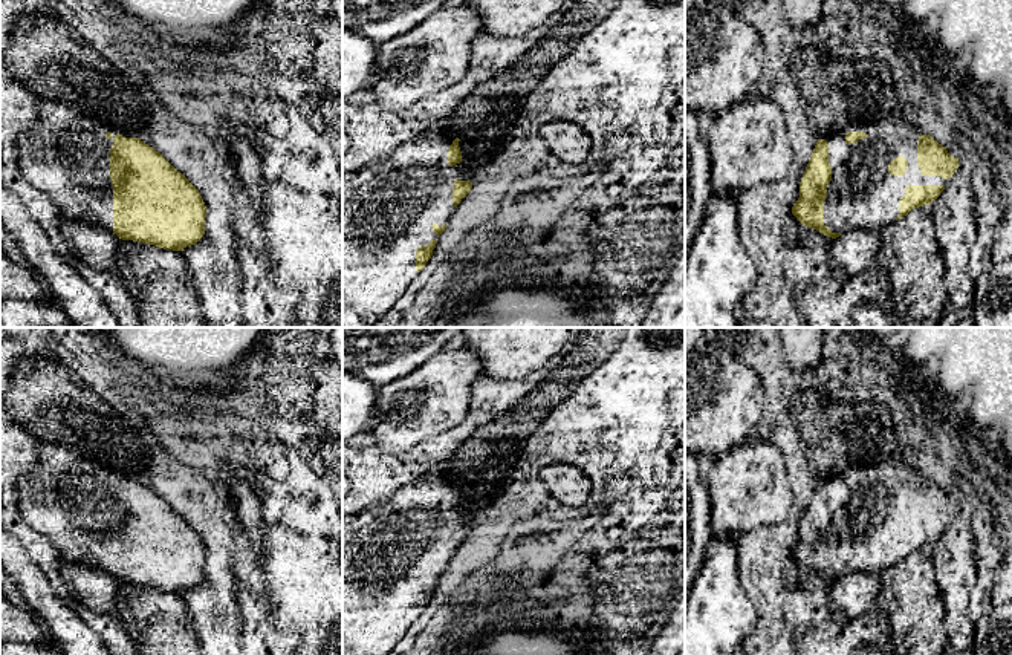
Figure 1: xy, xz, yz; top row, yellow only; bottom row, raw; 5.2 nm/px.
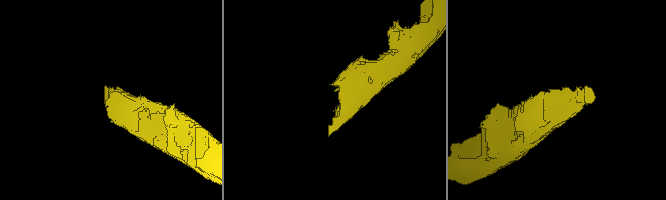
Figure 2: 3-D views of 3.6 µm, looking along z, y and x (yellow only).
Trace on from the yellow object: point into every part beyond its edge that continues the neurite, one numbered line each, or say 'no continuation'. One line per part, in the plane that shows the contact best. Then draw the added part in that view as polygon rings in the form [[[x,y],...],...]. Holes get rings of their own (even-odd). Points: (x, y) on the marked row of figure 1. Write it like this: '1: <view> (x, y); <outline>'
1: xy (66, 156); [[[73,78],[69,86],[60,80],[50,98],[37,101],[37,125],[17,139],[18,167],[23,179],[32,188],[44,193],[64,217],[86,220],[113,233],[113,185],[109,171],[110,148],[116,133],[125,138],[135,136],[119,132],[104,118],[101,107],[96,104],[102,89],[104,83],[101,80]]]

